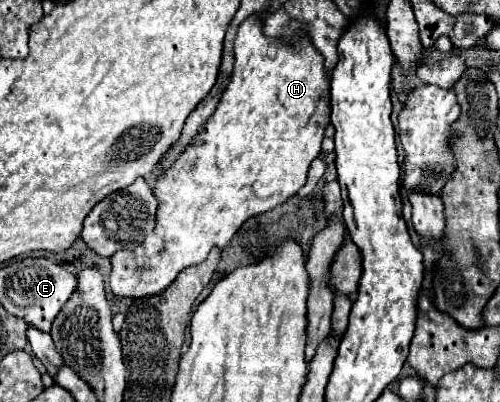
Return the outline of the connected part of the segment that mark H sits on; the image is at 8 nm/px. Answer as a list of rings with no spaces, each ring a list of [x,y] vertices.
[[[249,17],[239,25],[231,83],[223,91],[215,115],[207,119],[207,125],[203,125],[177,161],[151,183],[157,199],[155,229],[139,247],[121,249],[111,257],[109,287],[117,297],[143,299],[163,293],[183,269],[203,263],[213,247],[227,247],[247,219],[285,203],[305,185],[309,165],[321,153],[329,117],[329,81],[323,57],[307,39],[295,45],[278,42],[277,55],[273,57],[269,57],[269,45],[271,41],[263,35],[261,17]]]

